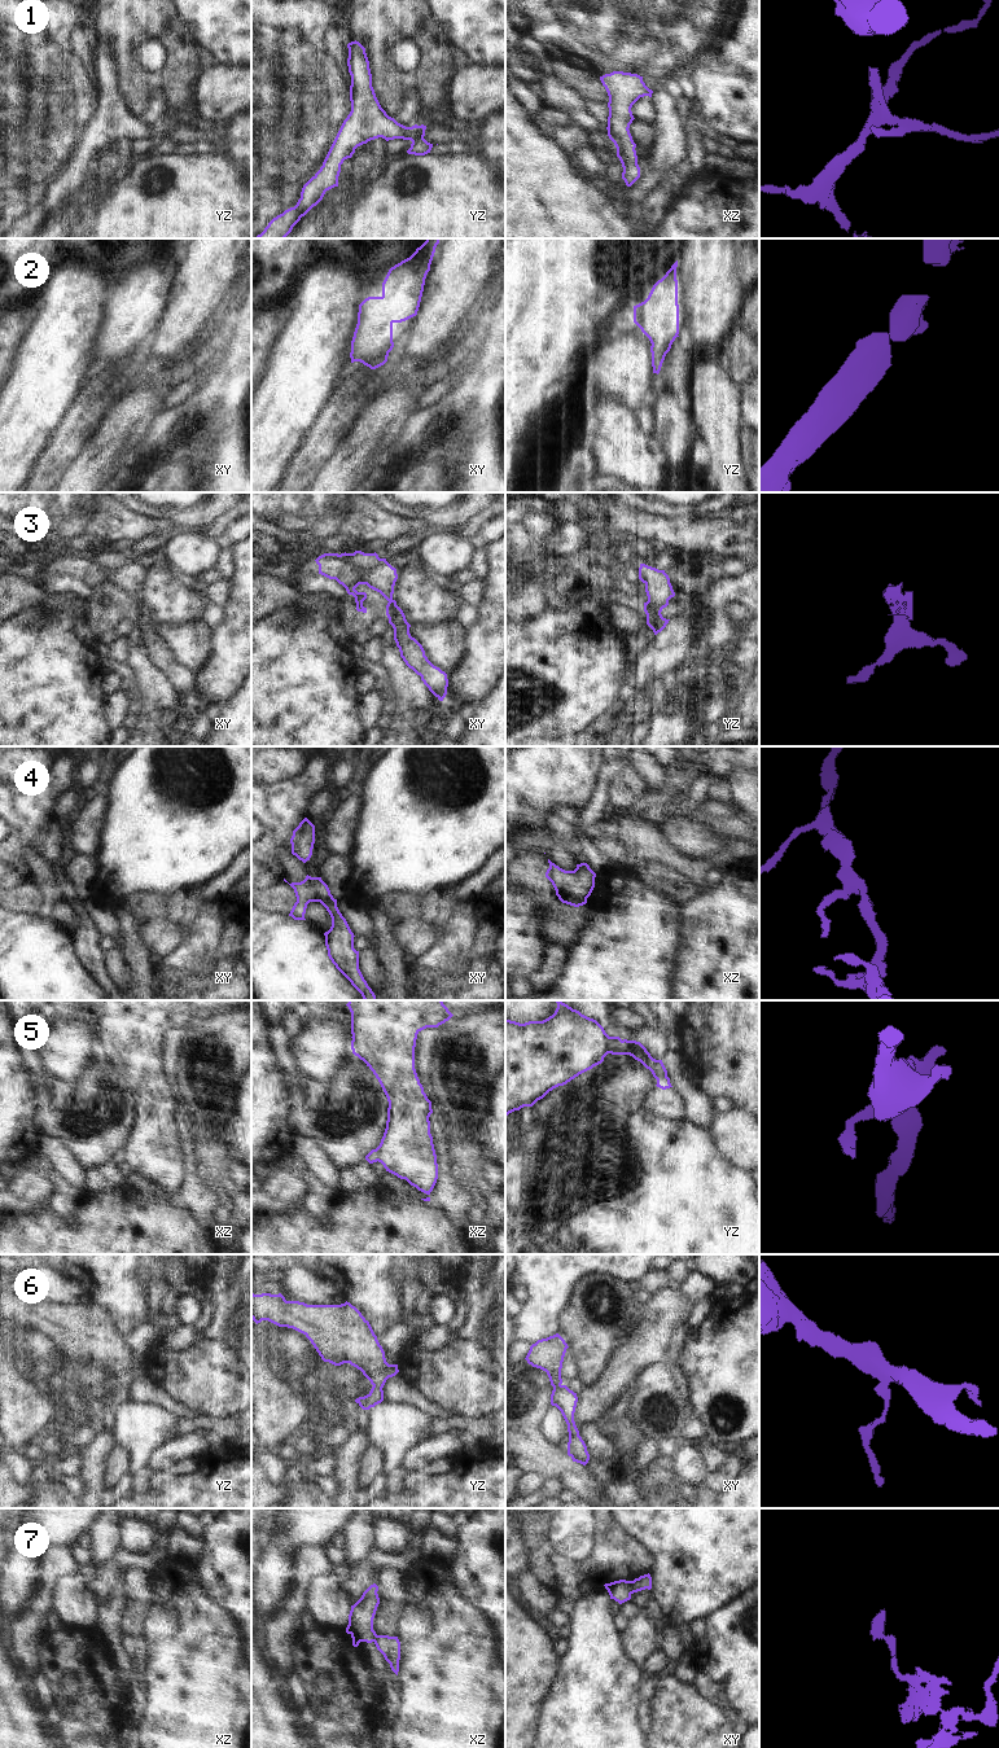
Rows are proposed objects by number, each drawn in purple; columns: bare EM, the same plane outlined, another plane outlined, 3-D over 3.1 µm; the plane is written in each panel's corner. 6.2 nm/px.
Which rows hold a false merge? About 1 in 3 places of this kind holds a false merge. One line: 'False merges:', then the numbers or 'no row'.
False merges: 5, 7

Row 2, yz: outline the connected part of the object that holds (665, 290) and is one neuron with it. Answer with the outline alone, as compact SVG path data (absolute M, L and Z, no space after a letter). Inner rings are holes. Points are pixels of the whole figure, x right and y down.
M678 260L658 280L648 298L634 306L634 323L649 338L653 373L660 373L666 354L679 337Z

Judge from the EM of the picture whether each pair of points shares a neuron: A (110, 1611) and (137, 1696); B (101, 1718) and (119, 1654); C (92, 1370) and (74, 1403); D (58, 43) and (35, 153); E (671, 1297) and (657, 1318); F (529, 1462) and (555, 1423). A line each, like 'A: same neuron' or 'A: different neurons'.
A: same neuron
B: different neurons
C: same neuron
D: same neuron
E: same neuron
F: different neurons

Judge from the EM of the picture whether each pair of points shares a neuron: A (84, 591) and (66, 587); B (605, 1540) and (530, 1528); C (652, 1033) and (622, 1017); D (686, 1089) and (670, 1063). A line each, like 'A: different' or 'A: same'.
A: same
B: same
C: different
D: same

